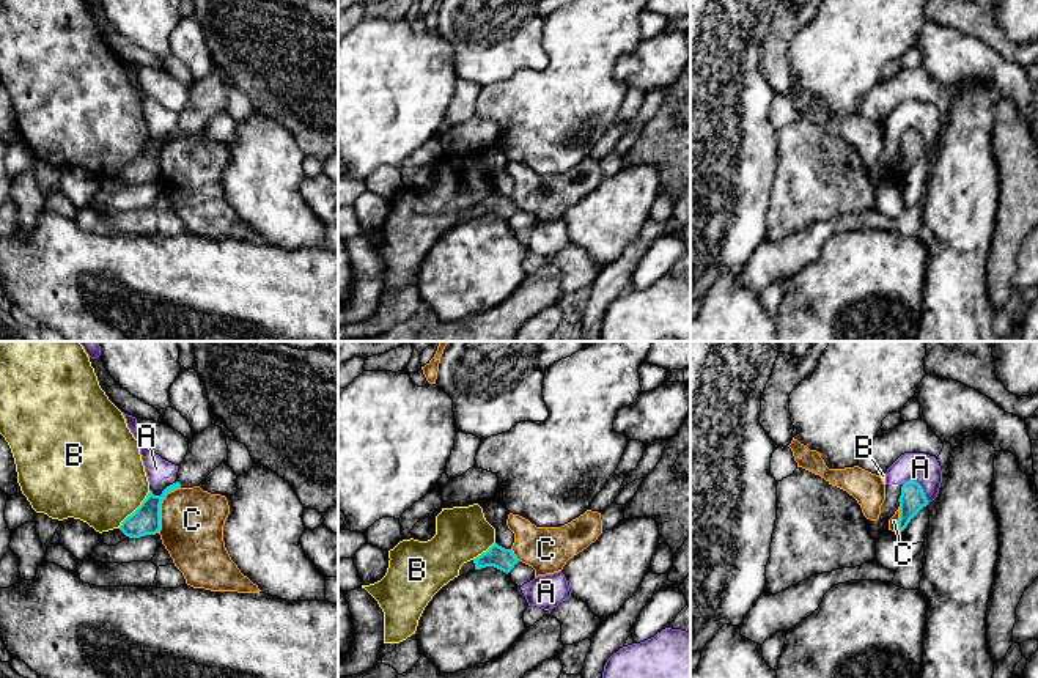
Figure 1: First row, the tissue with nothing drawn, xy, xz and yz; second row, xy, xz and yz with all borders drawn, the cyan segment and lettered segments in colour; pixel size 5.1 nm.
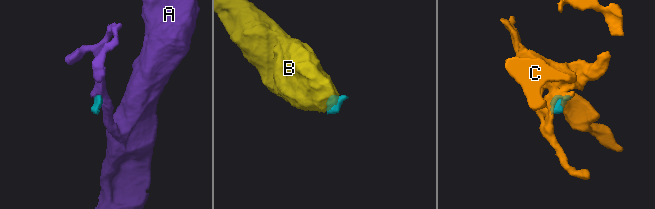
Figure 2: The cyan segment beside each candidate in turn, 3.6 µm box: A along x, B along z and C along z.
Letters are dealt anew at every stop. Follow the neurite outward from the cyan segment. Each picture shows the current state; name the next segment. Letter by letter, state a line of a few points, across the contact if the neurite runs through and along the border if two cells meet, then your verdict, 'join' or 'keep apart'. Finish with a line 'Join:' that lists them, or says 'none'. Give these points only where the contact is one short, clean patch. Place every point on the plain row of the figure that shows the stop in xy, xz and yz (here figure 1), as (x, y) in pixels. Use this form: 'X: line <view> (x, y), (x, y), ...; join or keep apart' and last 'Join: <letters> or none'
A: line yz (903, 131), (914, 128), (928, 150); keep apart
B: line xy (150, 137), (147, 145), (118, 175); keep apart
C: line xy (180, 134), (172, 137), (161, 151), (161, 176), (158, 180); keep apart
Join: none

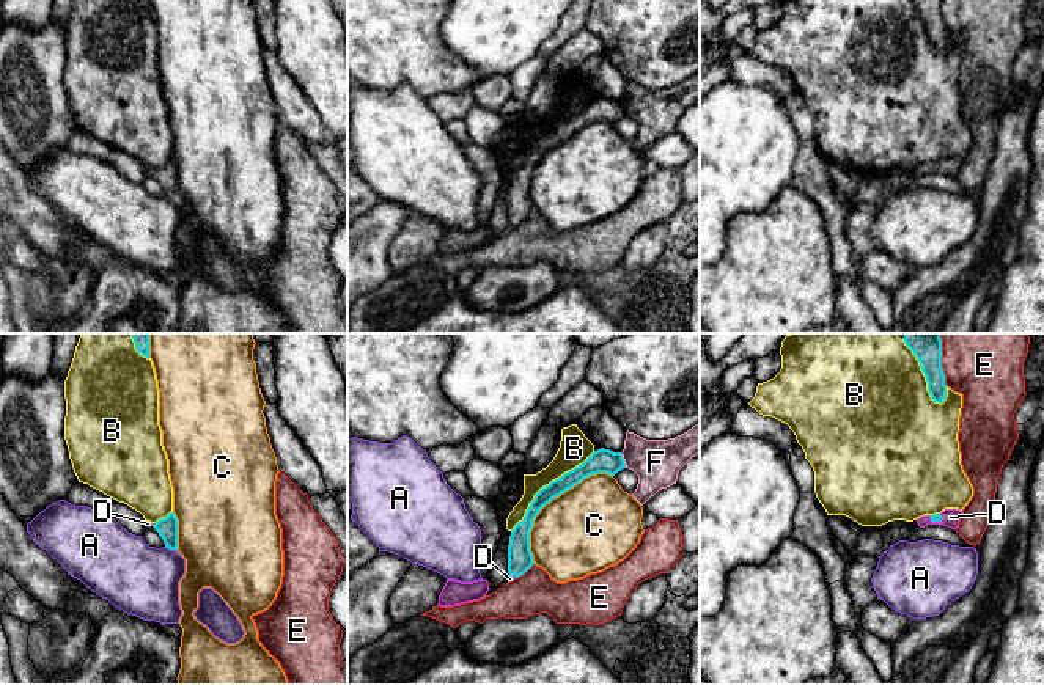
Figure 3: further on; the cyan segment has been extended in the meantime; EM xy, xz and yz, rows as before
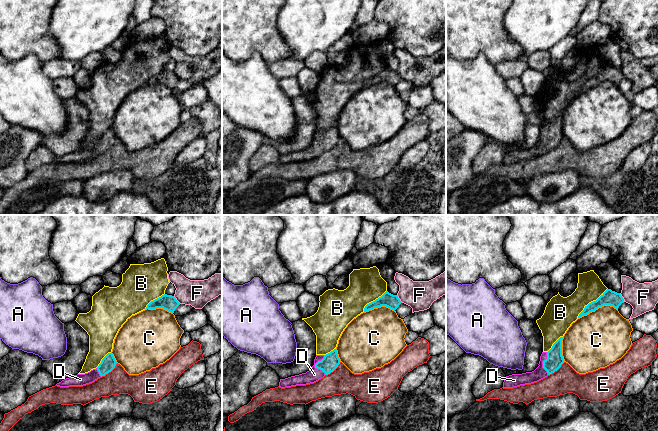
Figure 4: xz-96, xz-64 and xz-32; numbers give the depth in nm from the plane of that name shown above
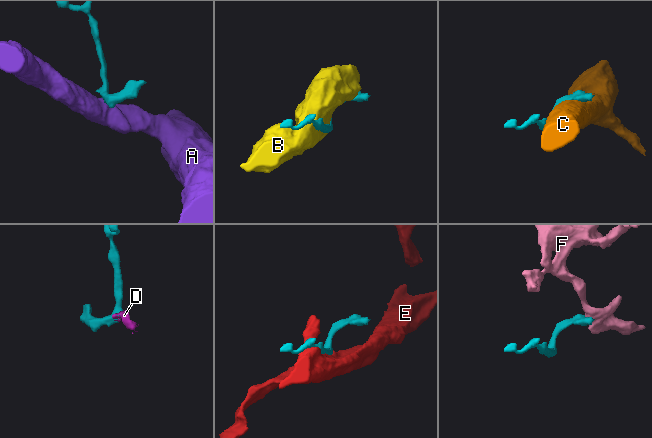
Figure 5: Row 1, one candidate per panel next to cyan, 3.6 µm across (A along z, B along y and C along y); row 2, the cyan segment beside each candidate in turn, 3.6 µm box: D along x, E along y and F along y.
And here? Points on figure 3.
A: line xy (165, 194), (176, 198); keep apart
B: keep apart
C: keep apart
D: line yz (936, 165), (936, 168), (950, 165); join
E: keep apart
F: line xz (620, 101), (626, 115); keep apart
Join: D

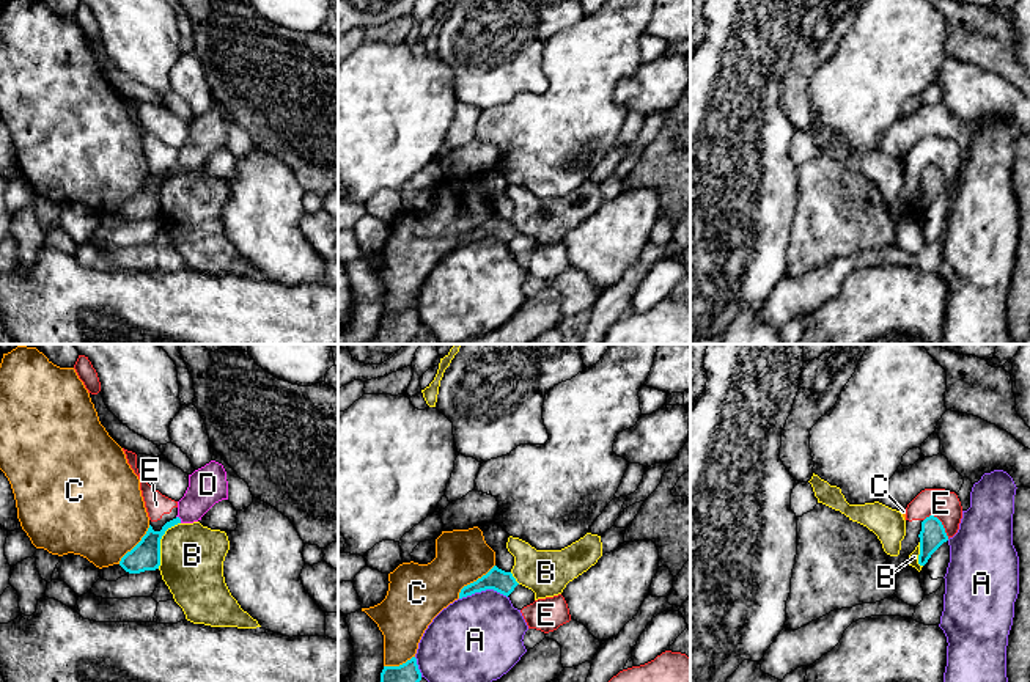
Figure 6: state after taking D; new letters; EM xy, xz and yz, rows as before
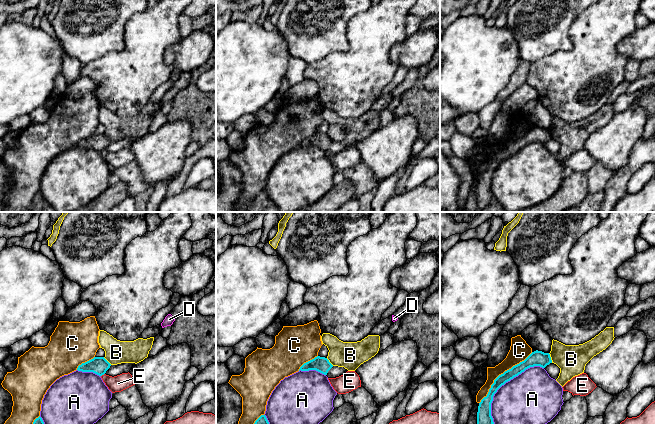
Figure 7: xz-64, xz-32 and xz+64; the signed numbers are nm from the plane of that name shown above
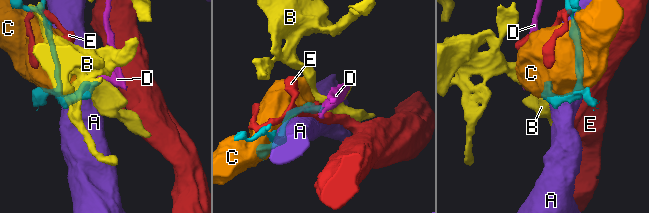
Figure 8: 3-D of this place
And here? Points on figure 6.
A: keep apart
B: line xy (180, 170), (172, 173), (161, 187), (161, 212), (158, 216); keep apart
C: keep apart
D: line xy (147, 201), (150, 192), (180, 167), (197, 150), (208, 132); join
E: line yz (923, 167), (934, 164), (949, 186); keep apart
Join: D

